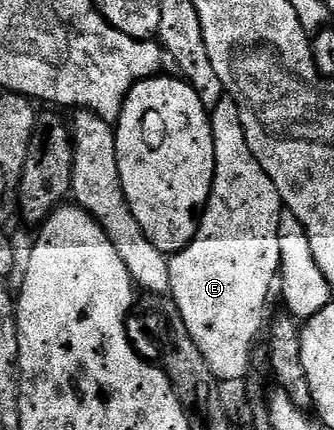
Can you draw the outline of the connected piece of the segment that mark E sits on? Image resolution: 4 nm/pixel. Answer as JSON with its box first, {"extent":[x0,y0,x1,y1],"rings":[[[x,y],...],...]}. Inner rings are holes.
{"extent":[168,97,284,385],"rings":[[[225,97],[214,111],[209,112],[209,117],[216,153],[212,193],[208,197],[205,211],[202,212],[202,219],[198,222],[198,232],[194,240],[183,251],[169,256],[168,273],[172,302],[187,326],[192,341],[203,353],[212,373],[227,385],[249,373],[250,350],[254,347],[254,338],[261,331],[263,334],[264,324],[267,322],[266,302],[270,299],[270,290],[273,287],[275,290],[276,280],[282,270],[278,230],[284,208],[276,185],[272,185],[272,177],[268,177],[261,165],[250,157],[234,102]]]}

